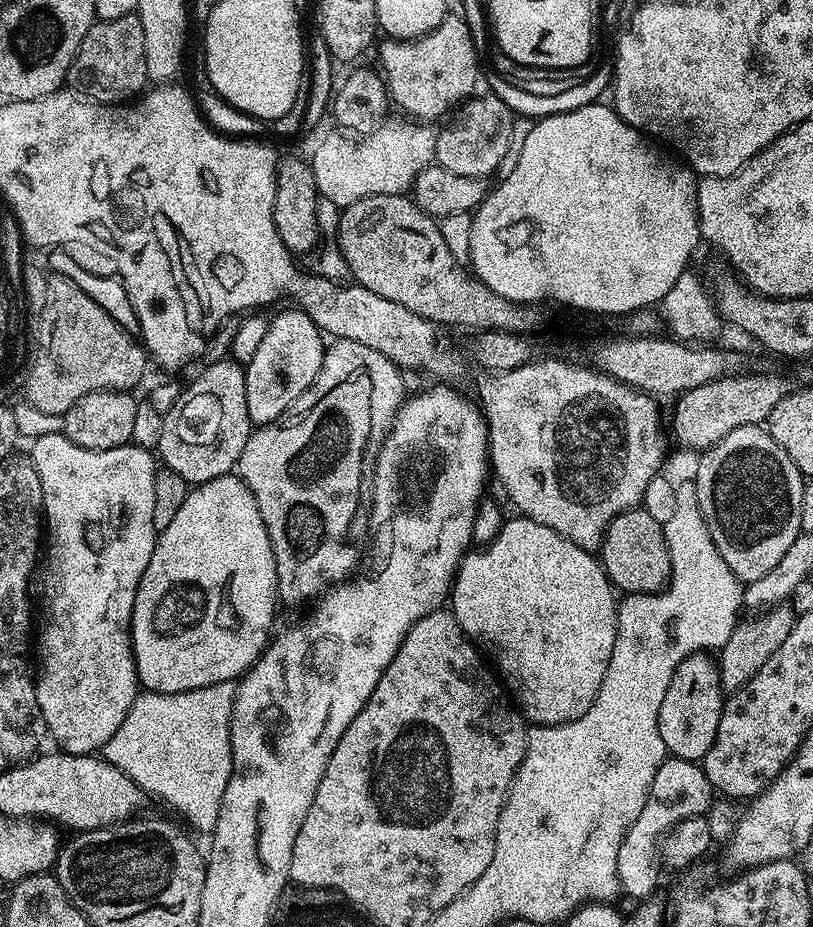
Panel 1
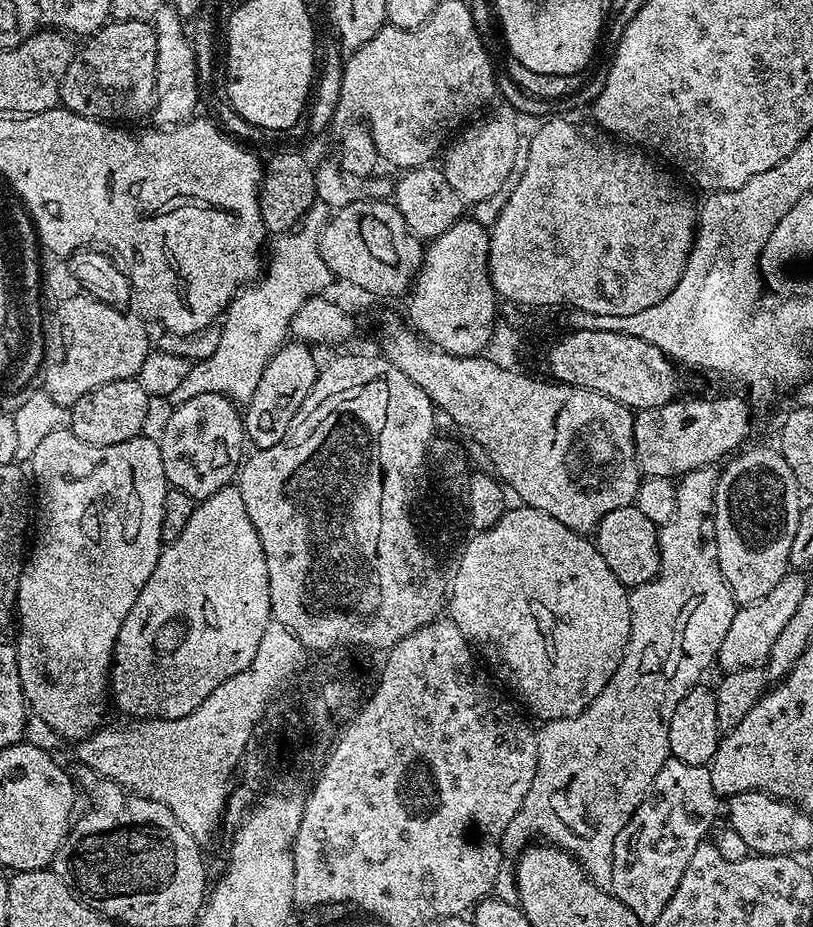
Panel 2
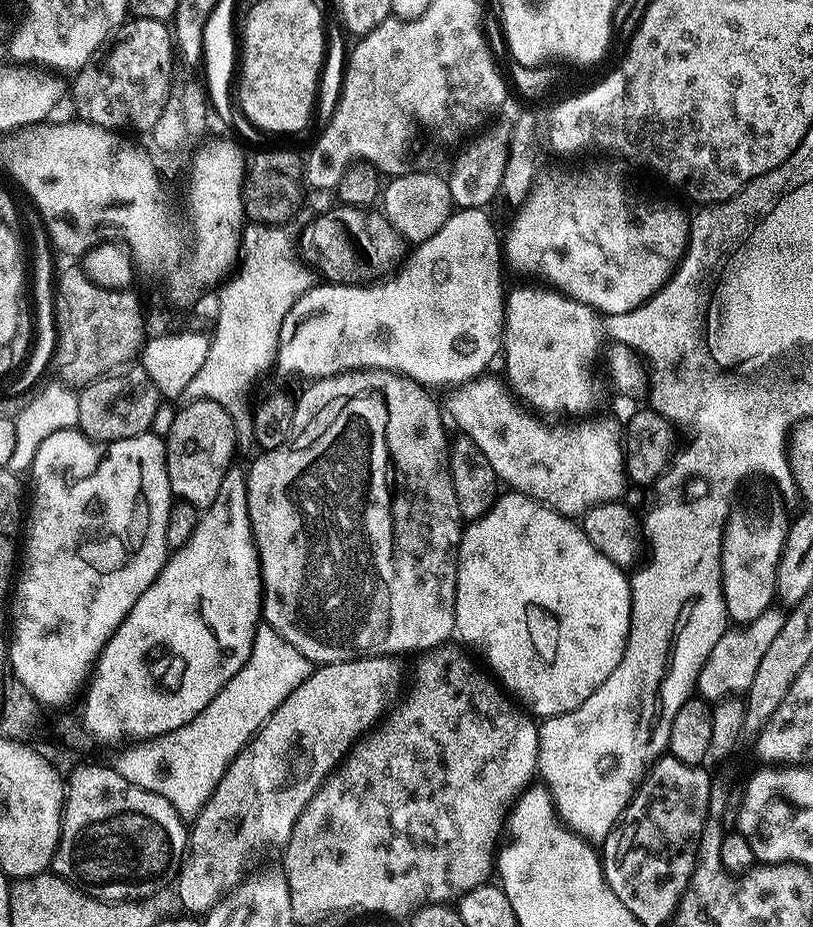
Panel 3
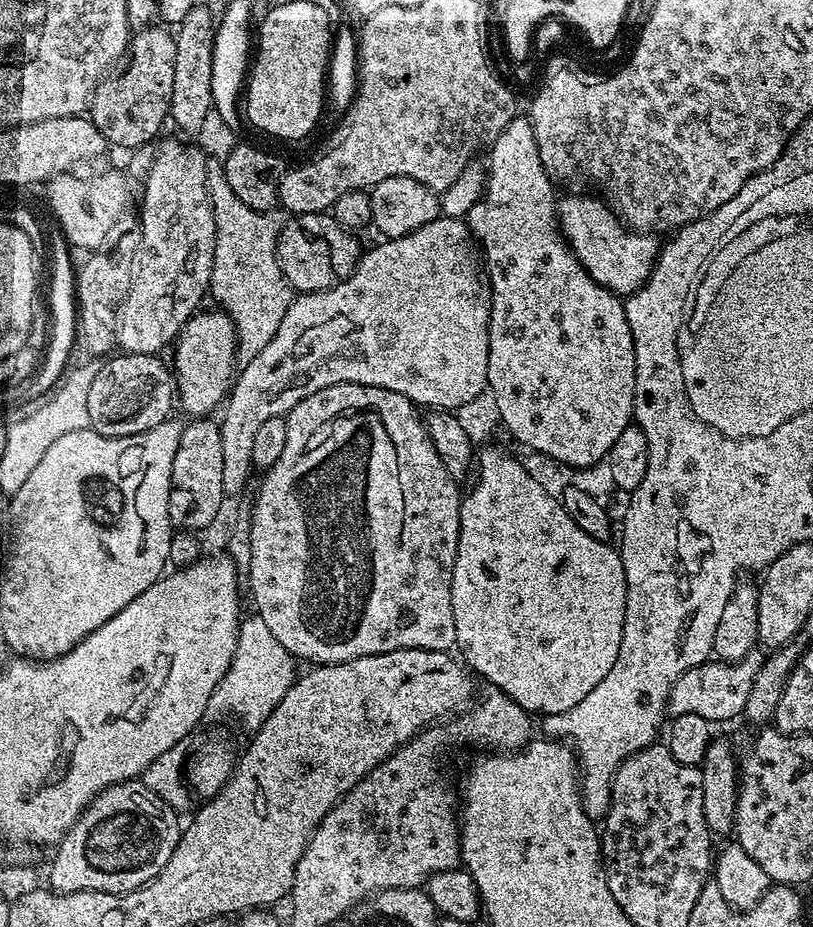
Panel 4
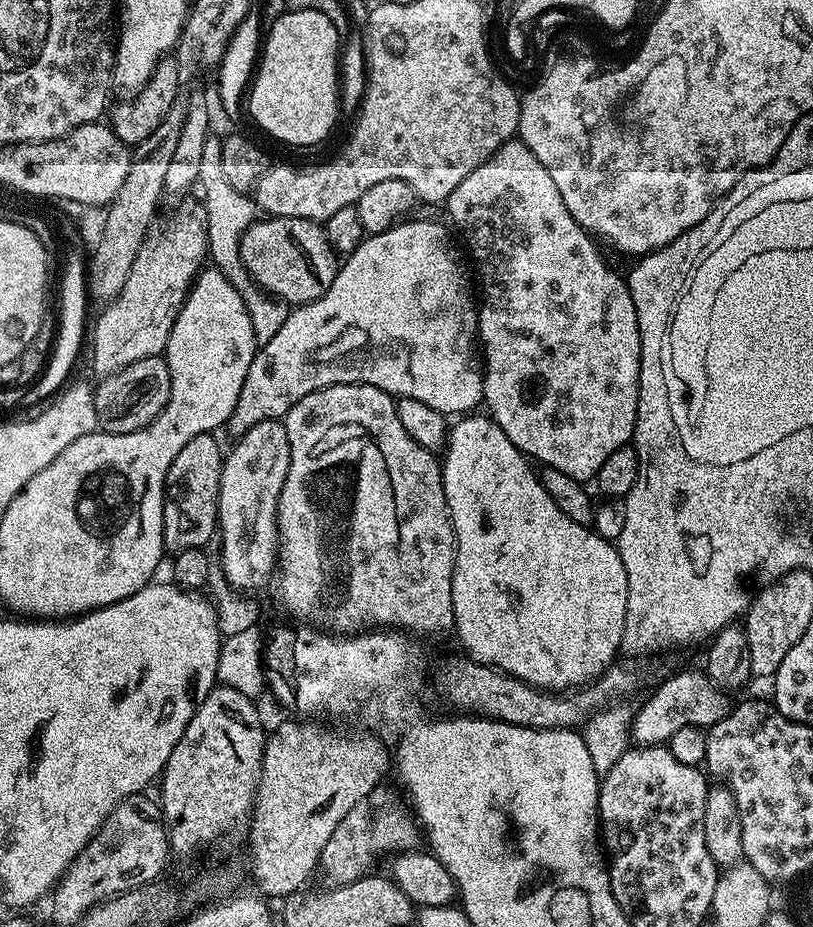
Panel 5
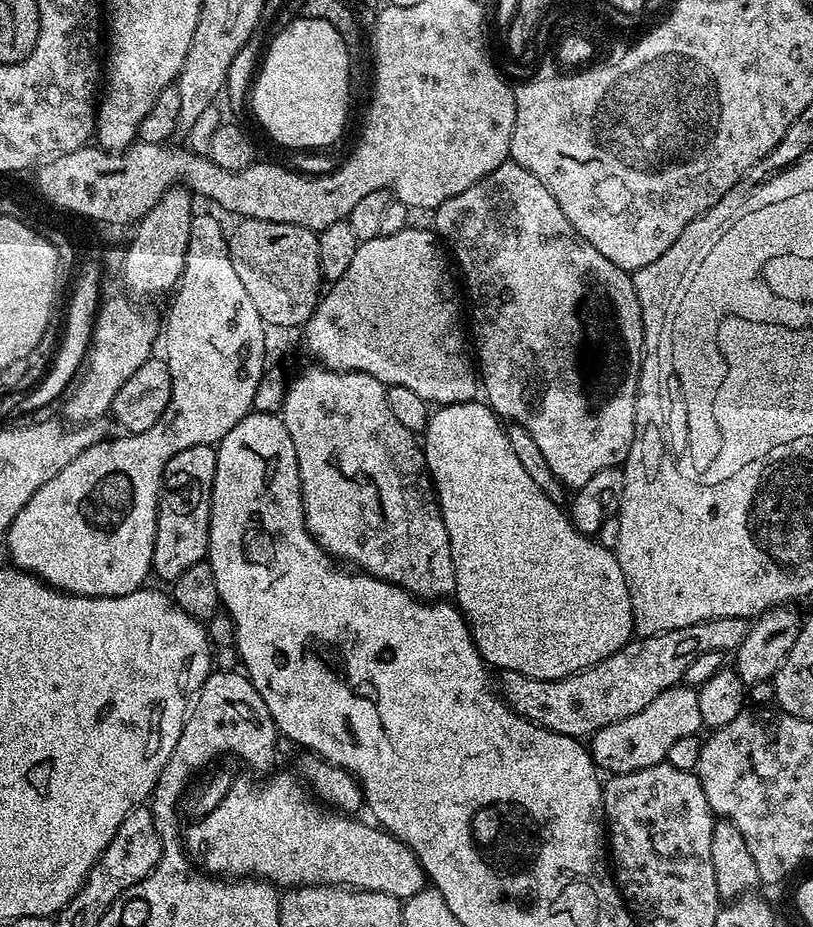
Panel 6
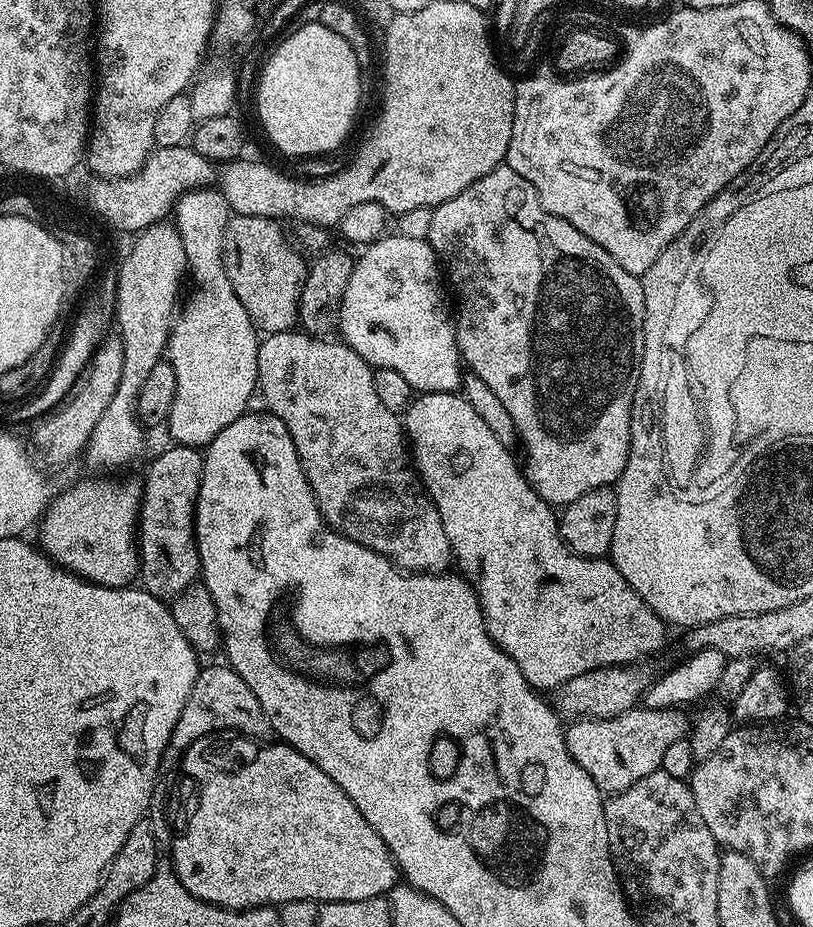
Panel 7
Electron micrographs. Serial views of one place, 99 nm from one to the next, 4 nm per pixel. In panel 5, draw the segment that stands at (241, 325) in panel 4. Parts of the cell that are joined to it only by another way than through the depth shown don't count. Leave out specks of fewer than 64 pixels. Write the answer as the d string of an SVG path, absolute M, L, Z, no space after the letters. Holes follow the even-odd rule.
M209 135L202 148L201 169L199 171L198 184L204 197L204 213L207 214L207 240L209 259L213 267L226 277L232 285L238 289L244 297L247 312L250 314L251 325L254 326L255 338L259 345L274 338L278 330L282 328L288 310L287 307L272 297L269 293L259 289L252 282L251 276L245 270L240 260L240 238L241 234L254 224L259 217L260 211L255 199L247 193L242 193L230 186L226 180L222 167L222 138Z

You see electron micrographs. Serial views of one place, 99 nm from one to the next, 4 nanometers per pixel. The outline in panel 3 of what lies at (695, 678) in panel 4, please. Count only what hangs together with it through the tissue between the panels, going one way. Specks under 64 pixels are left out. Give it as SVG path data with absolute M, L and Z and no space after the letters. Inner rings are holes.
M776 611L763 612L754 622L729 629L722 634L722 638L718 638L696 679L695 691L699 699L721 702L743 697L747 693L750 682L754 682L754 673L766 655L766 649L774 643L774 637L784 625L785 615Z

